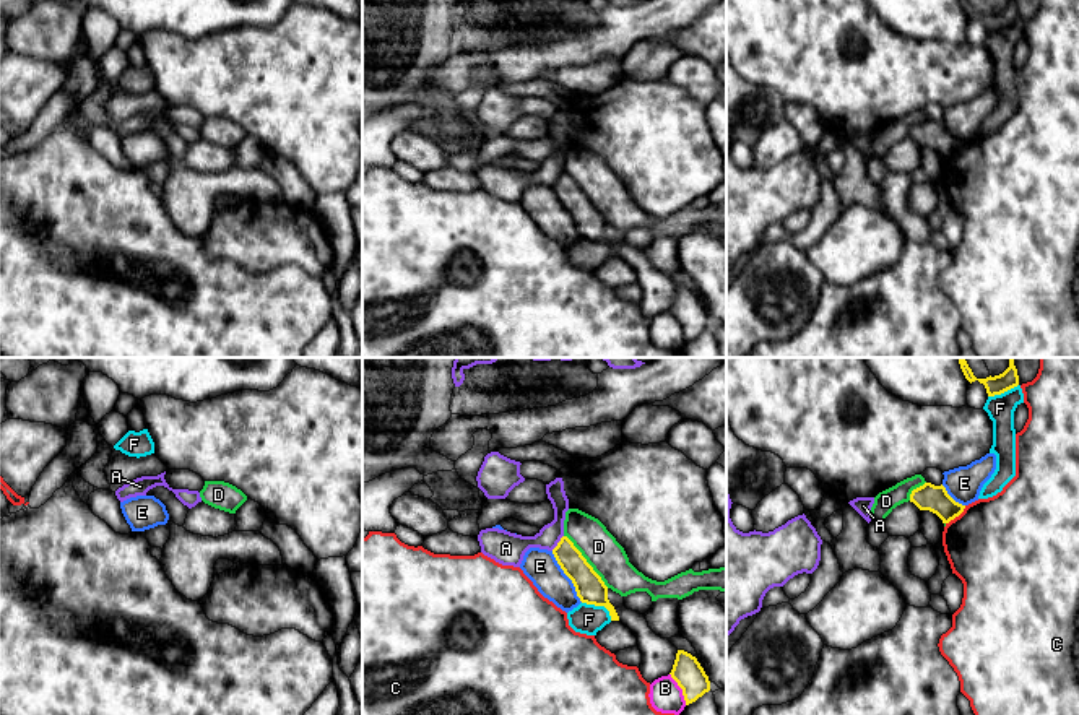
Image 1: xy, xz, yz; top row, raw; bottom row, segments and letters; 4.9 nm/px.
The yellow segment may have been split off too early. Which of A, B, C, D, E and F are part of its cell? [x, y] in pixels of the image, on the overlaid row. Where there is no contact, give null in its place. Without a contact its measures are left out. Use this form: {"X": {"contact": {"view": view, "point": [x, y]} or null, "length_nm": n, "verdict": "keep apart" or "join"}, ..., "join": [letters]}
{"A": {"contact": {"view": "xz", "point": [558, 543]}, "length_nm": 100, "verdict": "keep apart"}, "B": {"contact": {"view": "xz", "point": [681, 688]}, "length_nm": 180, "verdict": "keep apart"}, "C": {"contact": {"view": "yz", "point": [956, 515]}, "length_nm": 140, "verdict": "keep apart"}, "D": {"contact": {"view": "xz", "point": [585, 561]}, "length_nm": 340, "verdict": "keep apart"}, "E": {"contact": {"view": "xz", "point": [567, 576]}, "length_nm": 300, "verdict": "keep apart"}, "F": {"contact": {"view": "xz", "point": [600, 605]}, "length_nm": 180, "verdict": "keep apart"}, "join": []}

